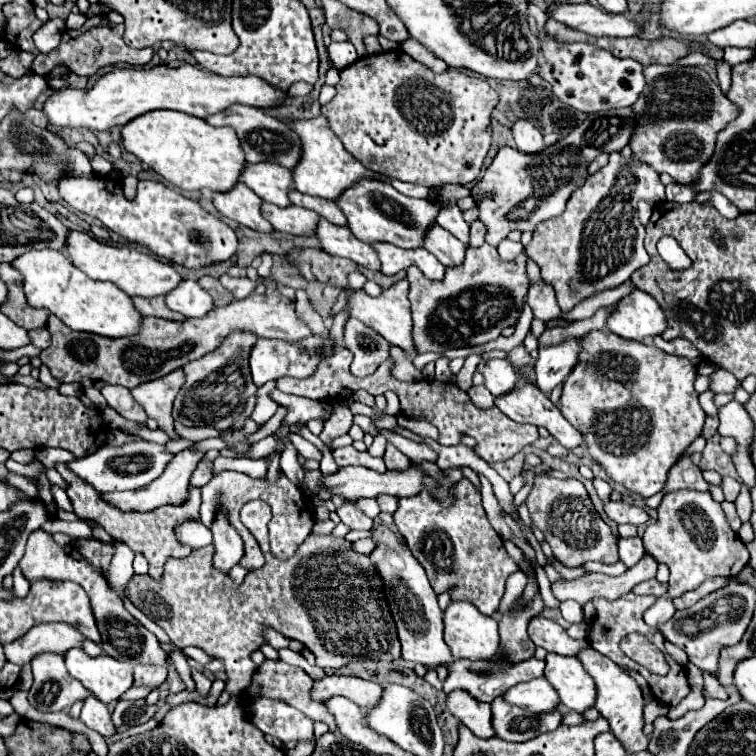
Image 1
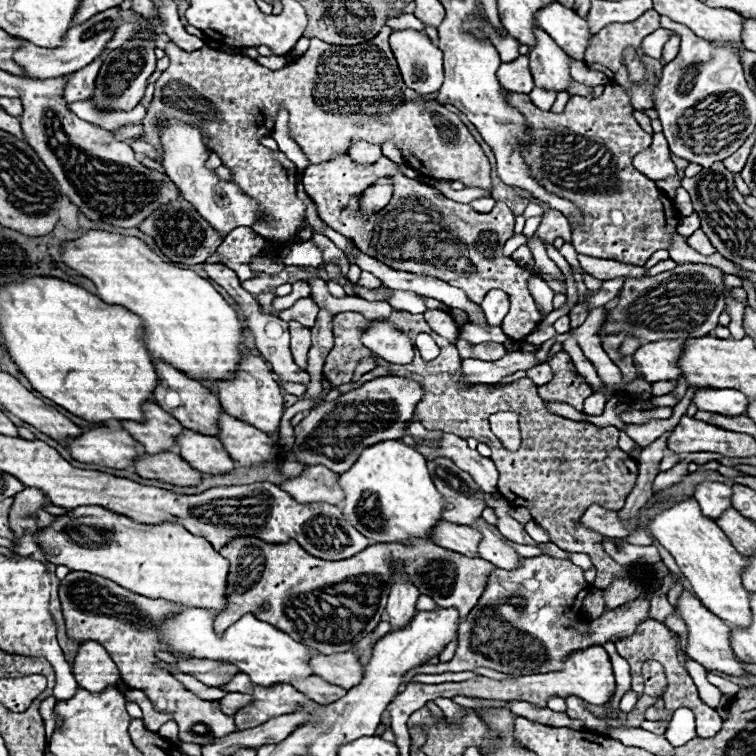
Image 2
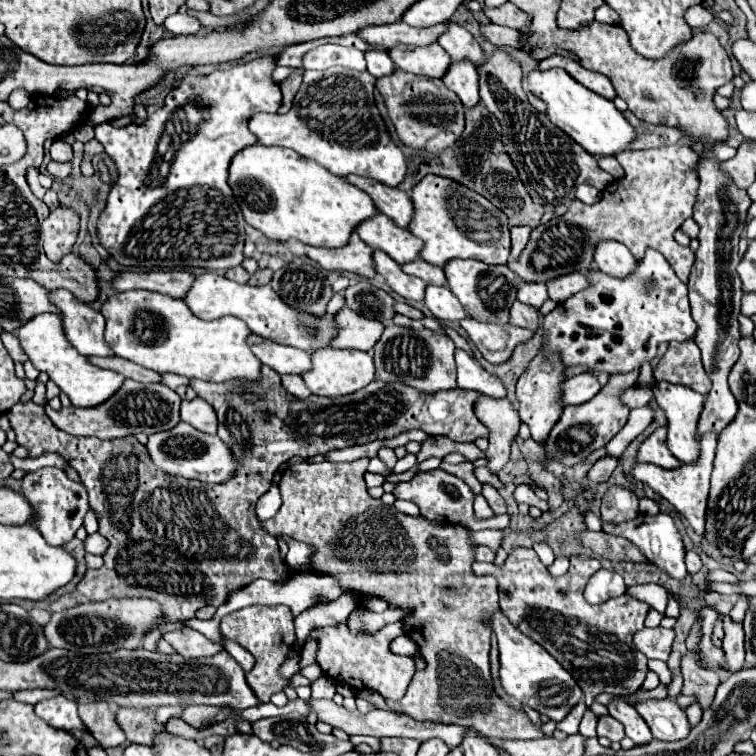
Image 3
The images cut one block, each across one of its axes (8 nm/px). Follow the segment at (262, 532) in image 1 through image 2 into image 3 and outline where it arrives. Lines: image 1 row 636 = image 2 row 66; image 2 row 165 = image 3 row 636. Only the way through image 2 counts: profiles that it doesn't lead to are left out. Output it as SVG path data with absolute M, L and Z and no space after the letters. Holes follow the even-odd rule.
M360 458L360 460L354 460L354 462L340 462L340 464L334 464L334 462L300 462L300 464L294 464L294 466L288 466L282 474L282 480L278 484L280 488L280 494L282 494L282 508L278 510L278 514L270 520L264 522L264 528L268 528L268 532L272 535L283 533L290 534L292 538L300 540L300 542L306 542L306 544L312 544L312 548L316 550L314 556L312 556L312 570L320 576L330 576L334 580L340 582L342 586L342 594L350 594L350 596L356 596L356 598L382 598L388 602L390 608L400 608L404 612L402 616L402 628L404 632L418 644L418 650L420 650L420 656L424 658L426 662L426 668L422 672L416 672L412 682L408 684L408 690L404 694L404 698L400 698L398 702L386 702L388 708L392 712L402 712L414 720L430 720L430 722L444 722L444 724L458 724L458 726L472 726L476 728L480 734L484 734L486 738L502 738L502 740L534 740L534 738L542 738L542 732L540 728L536 728L528 716L522 712L522 710L514 710L512 706L508 706L506 702L502 702L494 690L492 690L492 680L490 680L490 668L486 664L488 660L488 652L490 652L490 634L492 634L492 626L488 622L484 622L484 614L494 614L496 610L500 610L498 606L498 586L496 586L496 580L490 578L490 576L474 576L472 574L472 562L474 562L474 552L472 552L472 542L468 540L468 530L466 528L458 528L458 526L438 526L438 522L430 522L422 516L408 516L408 514L402 514L398 512L394 506L388 506L384 504L382 500L374 500L372 496L368 496L366 492L366 484L364 484L364 472L366 472L366 466L368 466L368 458ZM248 606L242 610L236 610L222 618L222 636L228 640L234 640L242 648L246 648L256 659L253 669L246 673L246 680L260 696L262 702L270 702L270 696L274 692L280 692L288 682L278 674L280 664L284 662L288 650L292 650L295 643L294 618L288 606Z

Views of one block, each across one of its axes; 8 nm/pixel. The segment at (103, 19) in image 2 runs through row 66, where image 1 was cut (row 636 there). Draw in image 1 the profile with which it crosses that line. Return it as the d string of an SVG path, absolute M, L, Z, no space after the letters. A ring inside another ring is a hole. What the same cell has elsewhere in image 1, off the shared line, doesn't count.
M40 624L22 638L4 644L4 654L8 662L24 666L40 652L68 652L80 646L82 640L84 636L76 628L68 628L68 624Z

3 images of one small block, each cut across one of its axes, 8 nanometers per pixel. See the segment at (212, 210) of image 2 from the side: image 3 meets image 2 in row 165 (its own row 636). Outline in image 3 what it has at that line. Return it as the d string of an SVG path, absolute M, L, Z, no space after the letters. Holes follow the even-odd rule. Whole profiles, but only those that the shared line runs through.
M182 628L182 630L172 630L162 636L180 656L184 658L202 658L202 656L212 656L222 650L220 644L208 640L204 634L192 630L192 628Z

